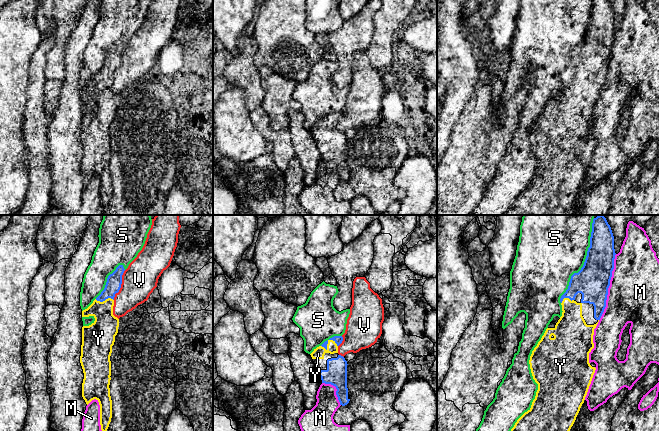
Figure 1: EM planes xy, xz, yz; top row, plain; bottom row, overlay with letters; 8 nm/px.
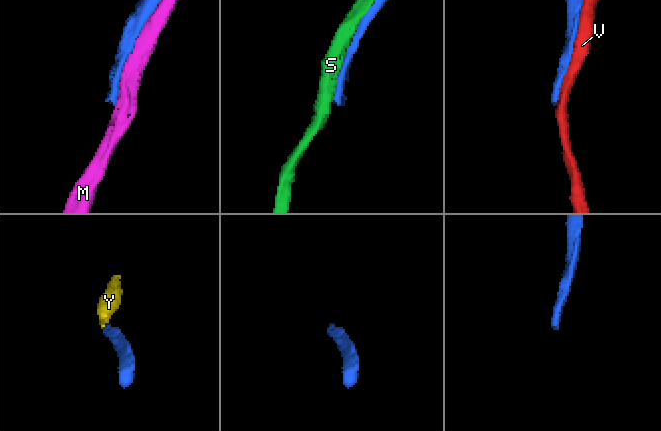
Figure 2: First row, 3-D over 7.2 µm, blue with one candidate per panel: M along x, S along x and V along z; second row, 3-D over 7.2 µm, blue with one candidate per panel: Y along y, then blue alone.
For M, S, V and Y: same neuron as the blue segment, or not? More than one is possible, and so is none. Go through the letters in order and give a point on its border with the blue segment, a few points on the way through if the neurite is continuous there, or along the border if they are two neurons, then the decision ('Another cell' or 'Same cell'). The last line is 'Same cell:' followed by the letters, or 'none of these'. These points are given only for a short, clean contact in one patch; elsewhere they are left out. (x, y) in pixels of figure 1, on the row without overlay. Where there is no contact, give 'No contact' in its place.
M: Touches blue at yz (608, 63). Another cell
S: Touches blue at yz (584, 40). Another cell
V: Touches blue at xy (120, 61). Another cell
Y: Touches blue at xy (104, 76). Same cell
Same cell: Y

